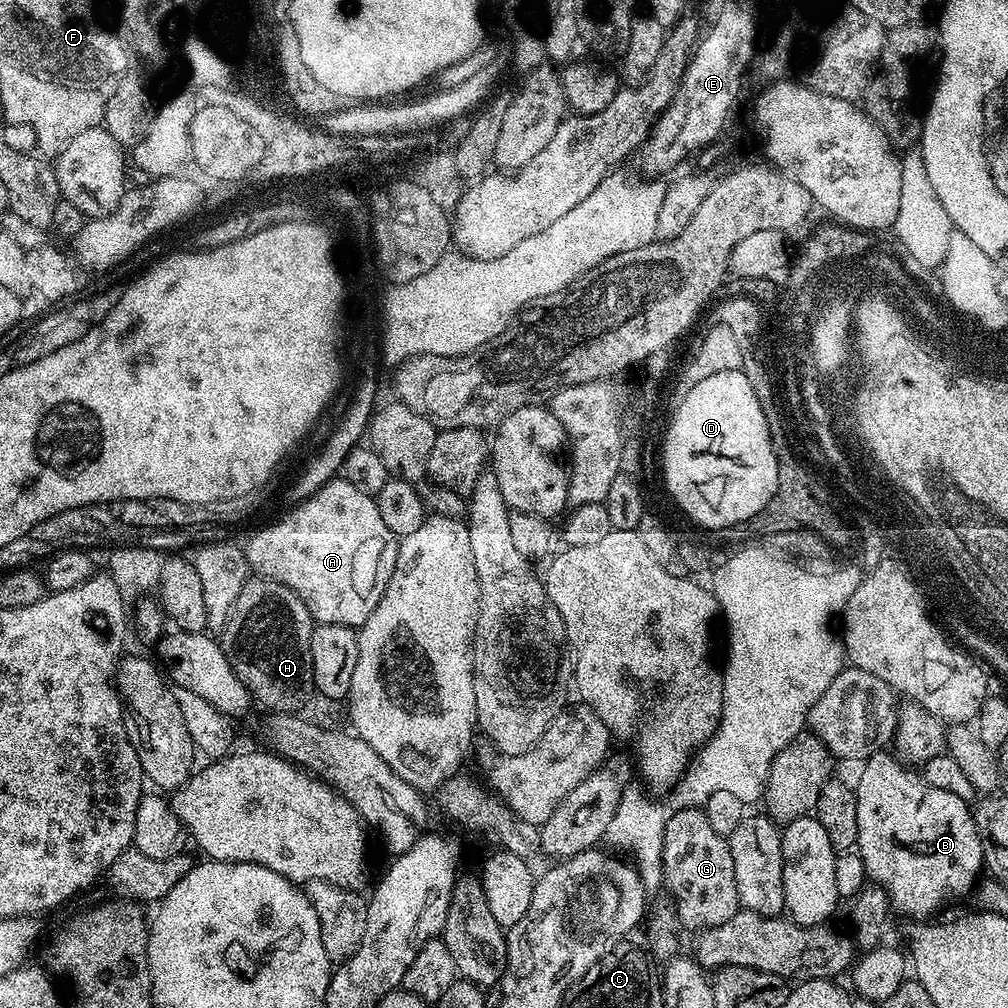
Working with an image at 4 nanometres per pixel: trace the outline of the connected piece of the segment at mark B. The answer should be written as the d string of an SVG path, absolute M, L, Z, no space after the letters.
M877 750L863 761L862 767L864 769L860 772L860 777L854 783L854 791L856 794L856 805L858 806L858 838L856 839L855 851L859 852L862 862L866 866L866 874L869 881L873 885L884 889L890 901L890 908L893 913L901 912L904 916L913 916L911 919L916 922L924 922L932 916L952 895L964 896L975 889L978 881L982 876L982 869L984 868L984 851L982 850L982 842L980 835L976 829L976 818L973 809L968 808L968 804L956 792L951 792L948 788L935 788L932 784L927 784L920 776L915 776L891 751Z

